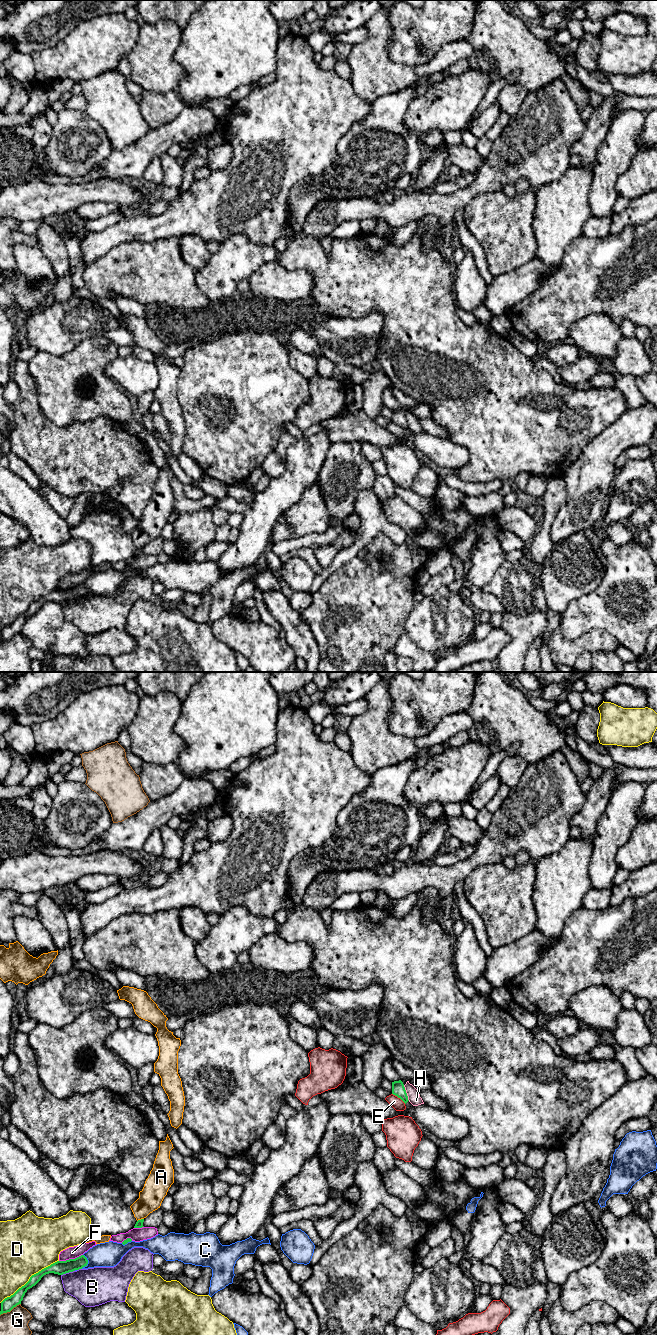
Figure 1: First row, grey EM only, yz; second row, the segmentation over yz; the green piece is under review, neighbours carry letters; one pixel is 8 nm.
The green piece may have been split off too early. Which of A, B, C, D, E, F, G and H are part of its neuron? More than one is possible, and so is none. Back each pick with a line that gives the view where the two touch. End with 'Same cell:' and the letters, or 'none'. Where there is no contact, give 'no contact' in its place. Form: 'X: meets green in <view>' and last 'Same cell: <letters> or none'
Same cell: none

